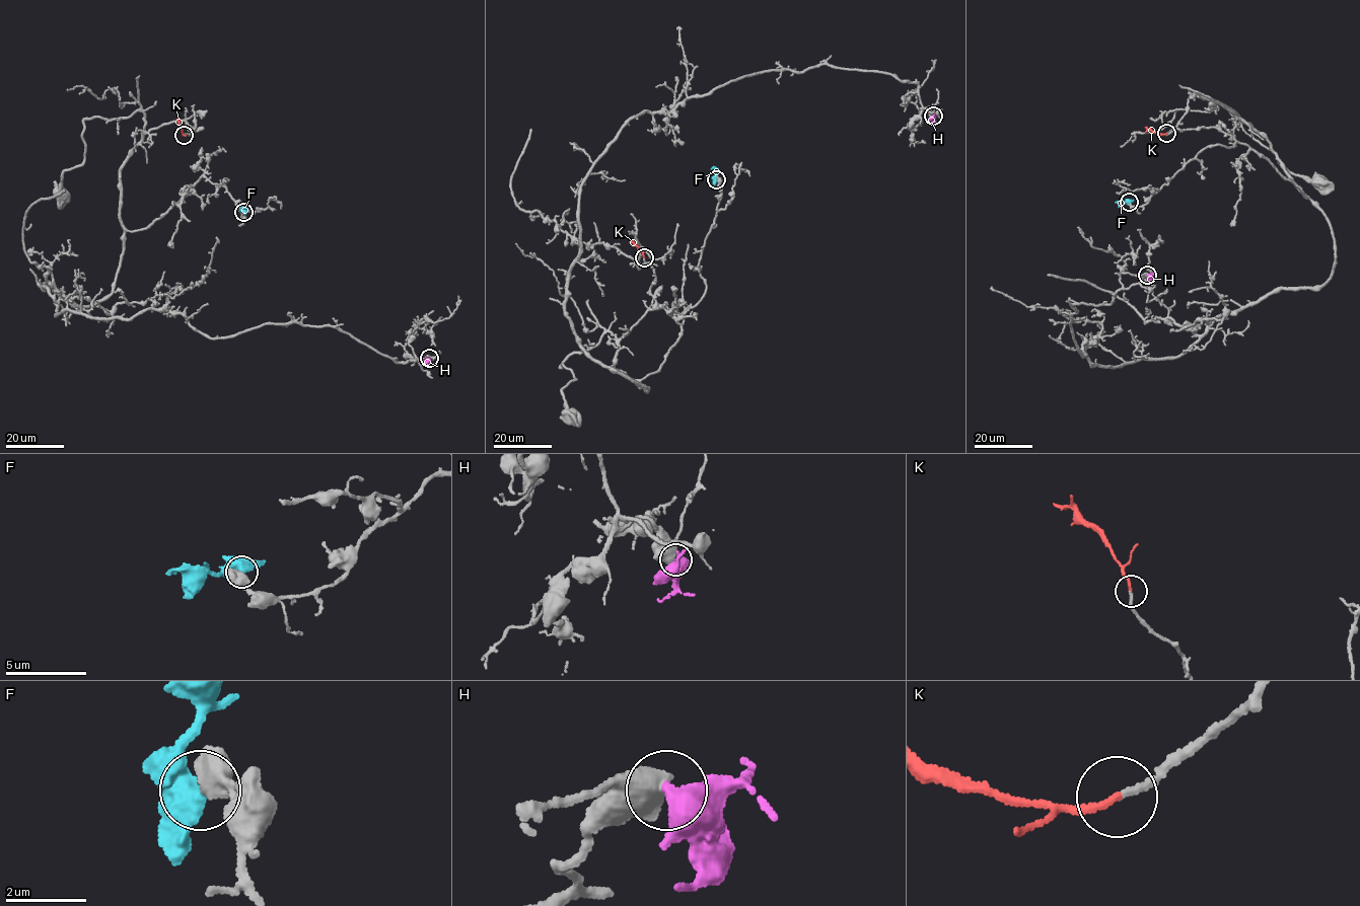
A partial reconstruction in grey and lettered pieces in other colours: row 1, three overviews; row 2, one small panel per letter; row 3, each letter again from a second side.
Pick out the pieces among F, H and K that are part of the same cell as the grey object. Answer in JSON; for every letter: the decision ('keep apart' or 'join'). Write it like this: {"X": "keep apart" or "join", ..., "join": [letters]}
{"F": "keep apart", "H": "keep apart", "K": "join", "join": ["K"]}

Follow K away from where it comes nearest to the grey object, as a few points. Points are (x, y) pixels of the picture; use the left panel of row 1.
K: (184, 135), (176, 119)

